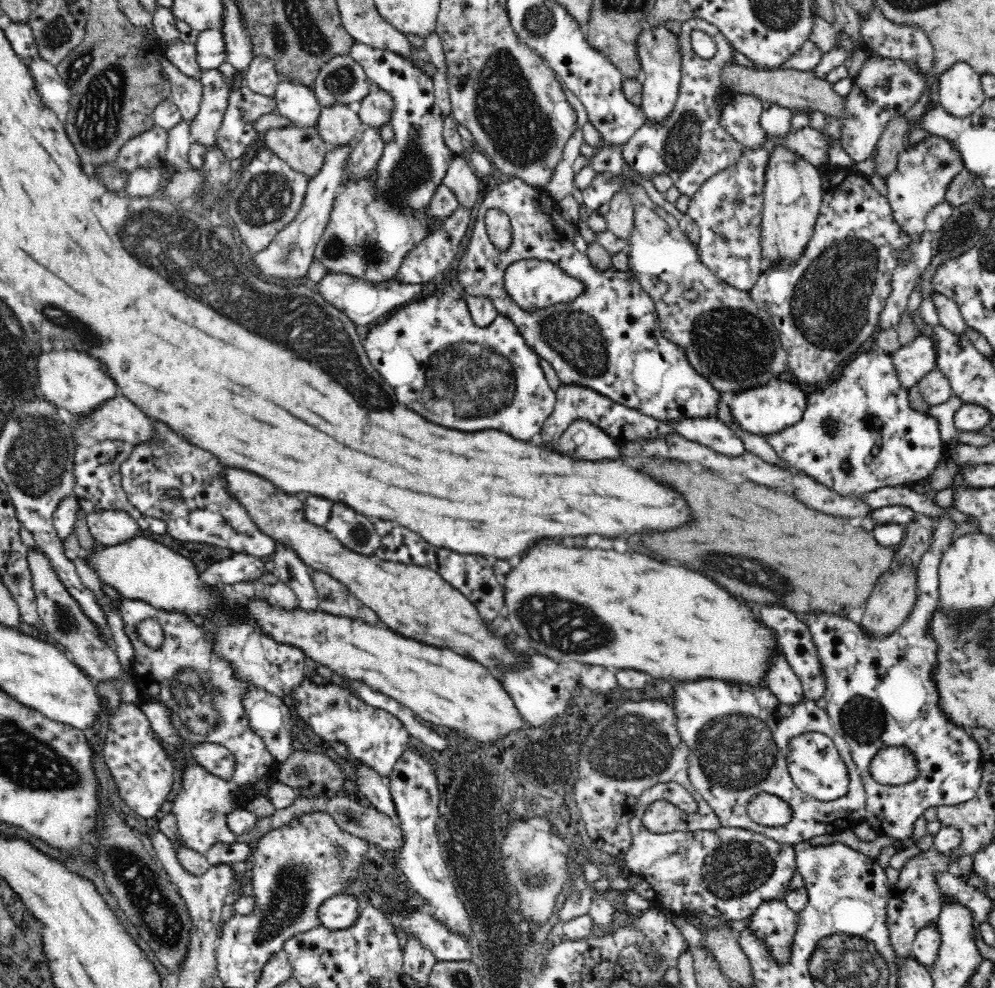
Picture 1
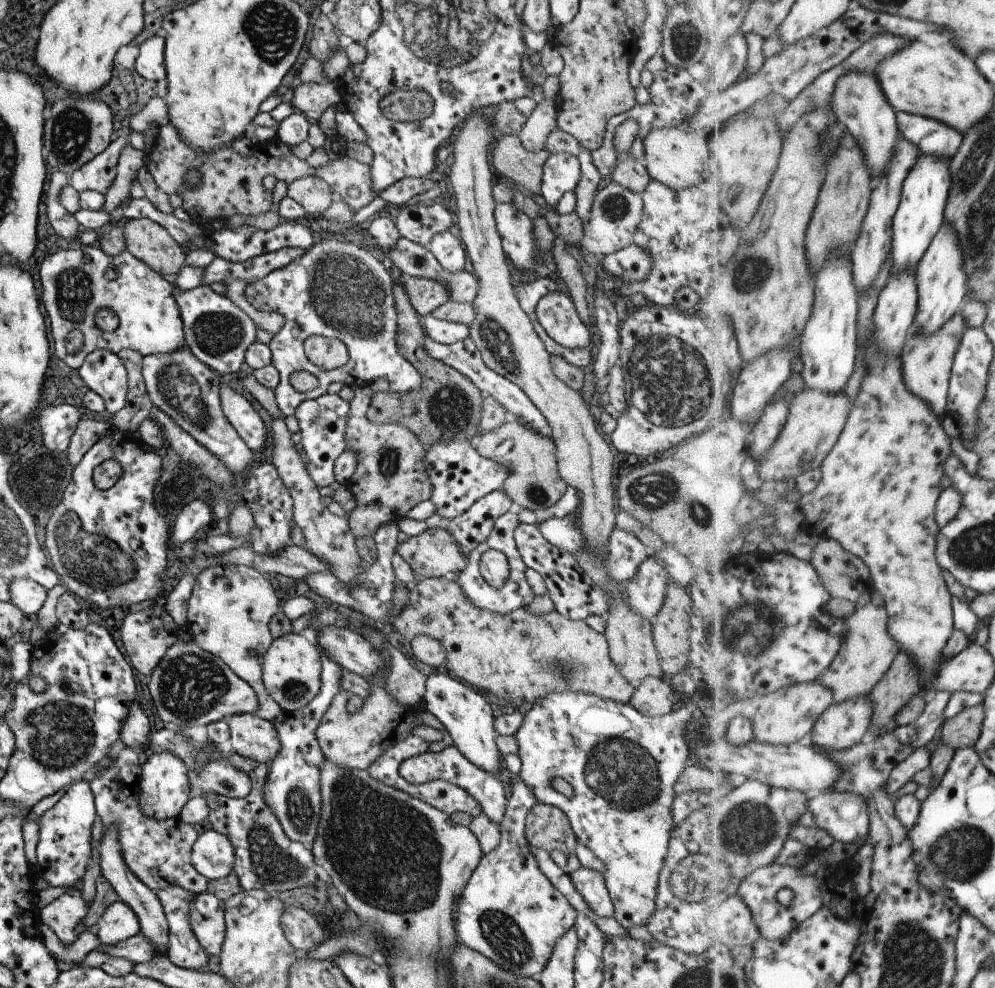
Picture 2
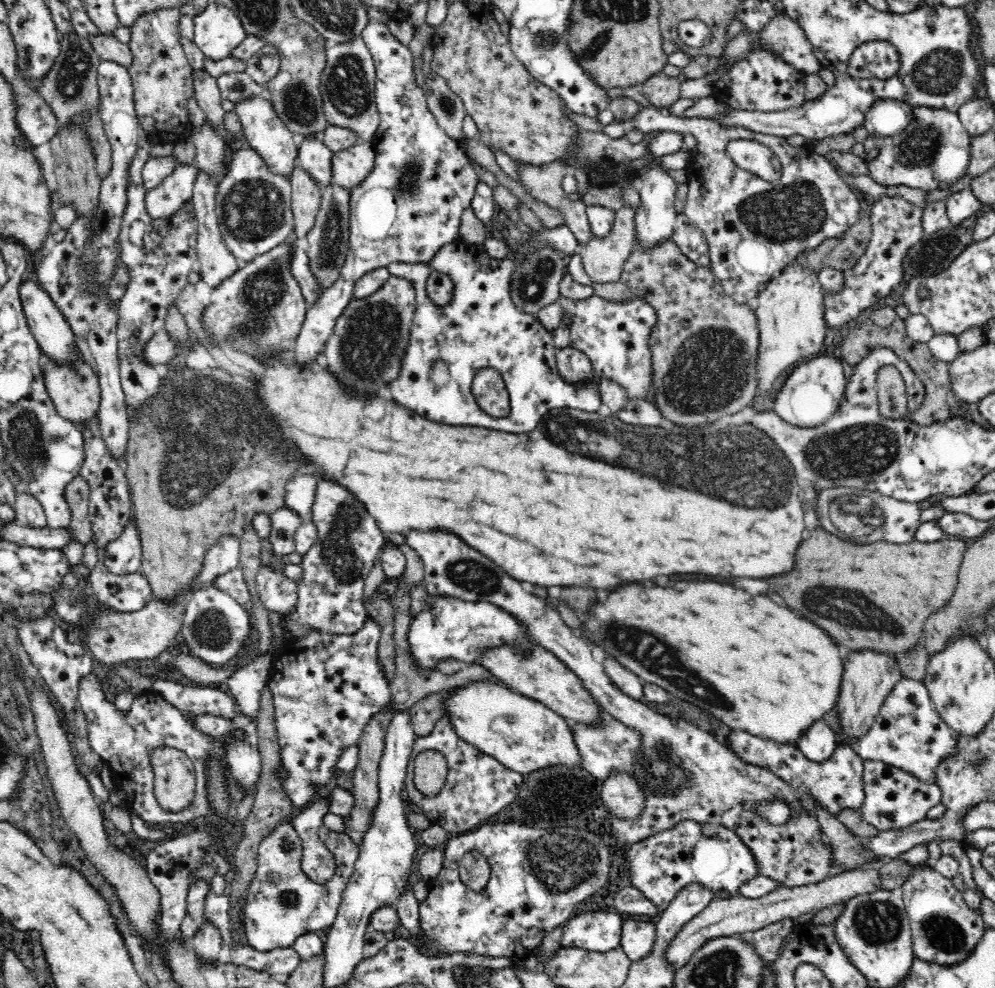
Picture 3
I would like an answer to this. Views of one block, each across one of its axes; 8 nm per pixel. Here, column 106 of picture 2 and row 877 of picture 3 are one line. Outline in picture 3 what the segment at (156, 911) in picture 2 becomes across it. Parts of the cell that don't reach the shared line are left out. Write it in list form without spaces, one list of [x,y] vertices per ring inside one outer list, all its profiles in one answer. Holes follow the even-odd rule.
[[[875,865],[870,866],[867,870],[860,868],[837,872],[816,883],[810,882],[810,884],[802,884],[802,886],[780,886],[758,898],[746,898],[740,894],[732,898],[715,898],[704,910],[681,926],[680,932],[672,938],[672,942],[668,943],[664,959],[670,965],[670,970],[677,971],[708,940],[738,934],[744,935],[750,931],[760,930],[773,922],[780,922],[785,918],[794,920],[806,913],[816,914],[825,908],[844,904],[852,897],[872,894],[880,889],[882,889],[882,879],[878,866]]]

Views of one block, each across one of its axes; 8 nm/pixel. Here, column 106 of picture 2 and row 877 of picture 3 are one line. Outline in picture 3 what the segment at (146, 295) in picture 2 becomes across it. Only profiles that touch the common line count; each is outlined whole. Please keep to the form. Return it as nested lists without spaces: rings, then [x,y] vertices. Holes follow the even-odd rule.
[[[291,821],[278,825],[262,840],[257,850],[257,871],[250,883],[249,893],[243,906],[242,936],[246,944],[260,952],[292,947],[299,936],[332,926],[345,888],[354,872],[359,848],[355,846],[349,835],[336,833],[326,825],[320,827],[318,836],[326,851],[334,855],[336,862],[333,877],[324,884],[314,882],[301,868],[304,841],[300,839]],[[284,840],[294,845],[292,852],[282,850]]]

